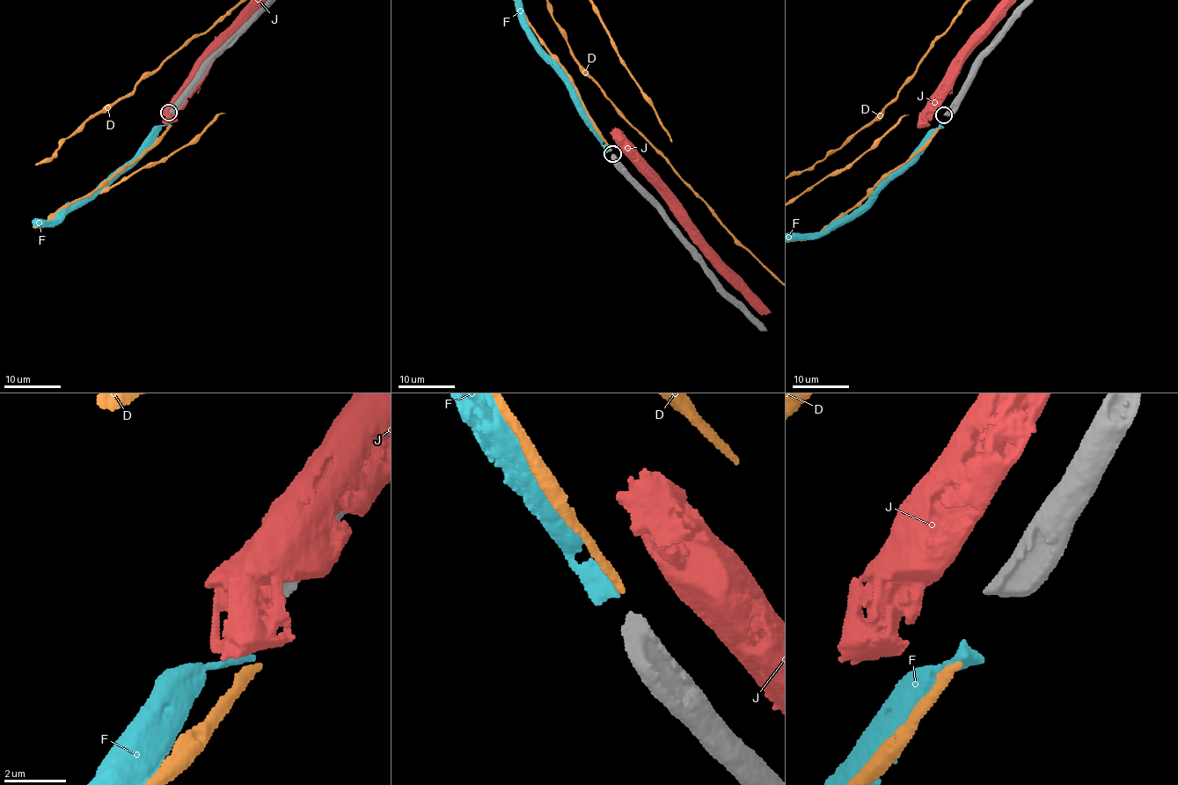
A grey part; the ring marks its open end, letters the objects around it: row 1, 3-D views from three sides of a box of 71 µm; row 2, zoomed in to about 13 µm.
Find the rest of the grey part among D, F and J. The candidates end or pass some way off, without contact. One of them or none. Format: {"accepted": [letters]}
{"accepted": ["F"]}

